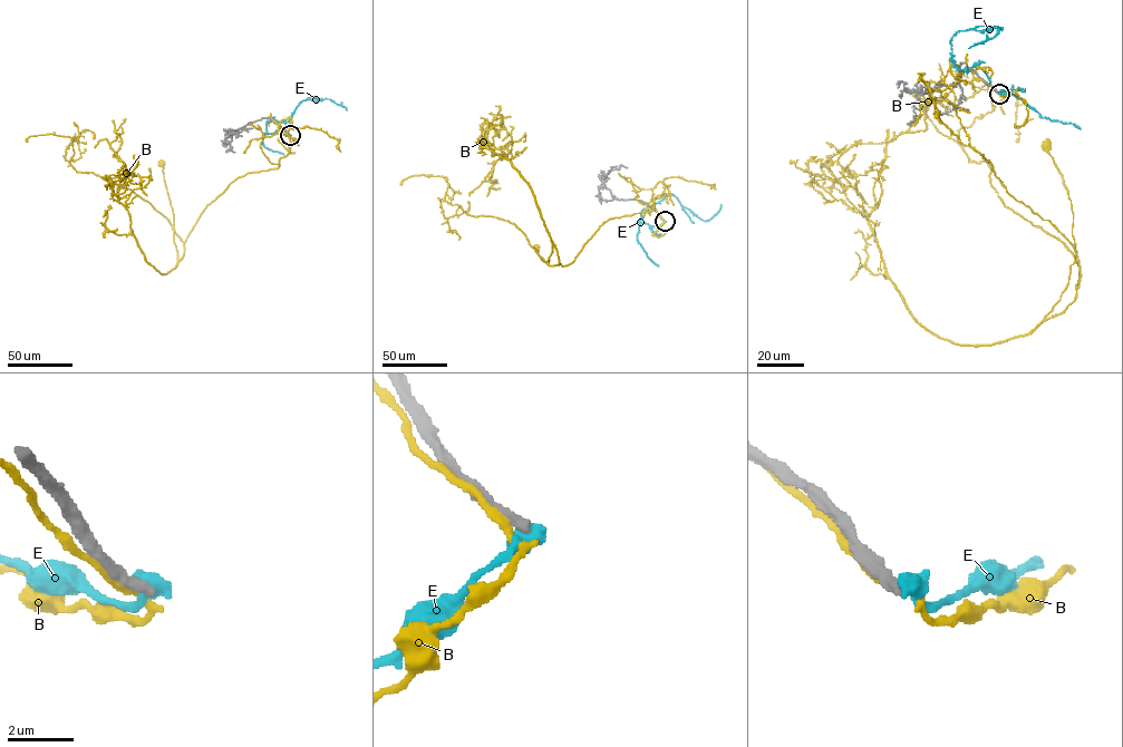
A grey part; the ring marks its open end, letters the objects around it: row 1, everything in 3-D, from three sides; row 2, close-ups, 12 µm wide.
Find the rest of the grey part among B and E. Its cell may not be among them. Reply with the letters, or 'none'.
none

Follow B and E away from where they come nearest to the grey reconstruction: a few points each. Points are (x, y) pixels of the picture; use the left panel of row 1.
B: (288, 134), (278, 128), (287, 134), (290, 151), (277, 168), (238, 177), (206, 205), (178, 262), (162, 164)
E: (290, 135), (263, 134), (265, 123), (272, 119), (288, 122), (298, 104), (307, 99), (331, 99), (346, 109)

